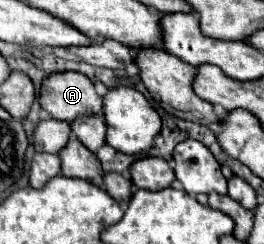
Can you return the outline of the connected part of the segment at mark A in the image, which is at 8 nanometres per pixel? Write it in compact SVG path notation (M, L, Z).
M62 72L58 76L48 76L40 90L42 108L56 120L72 122L80 116L102 116L102 98L96 94L92 80L80 72Z

